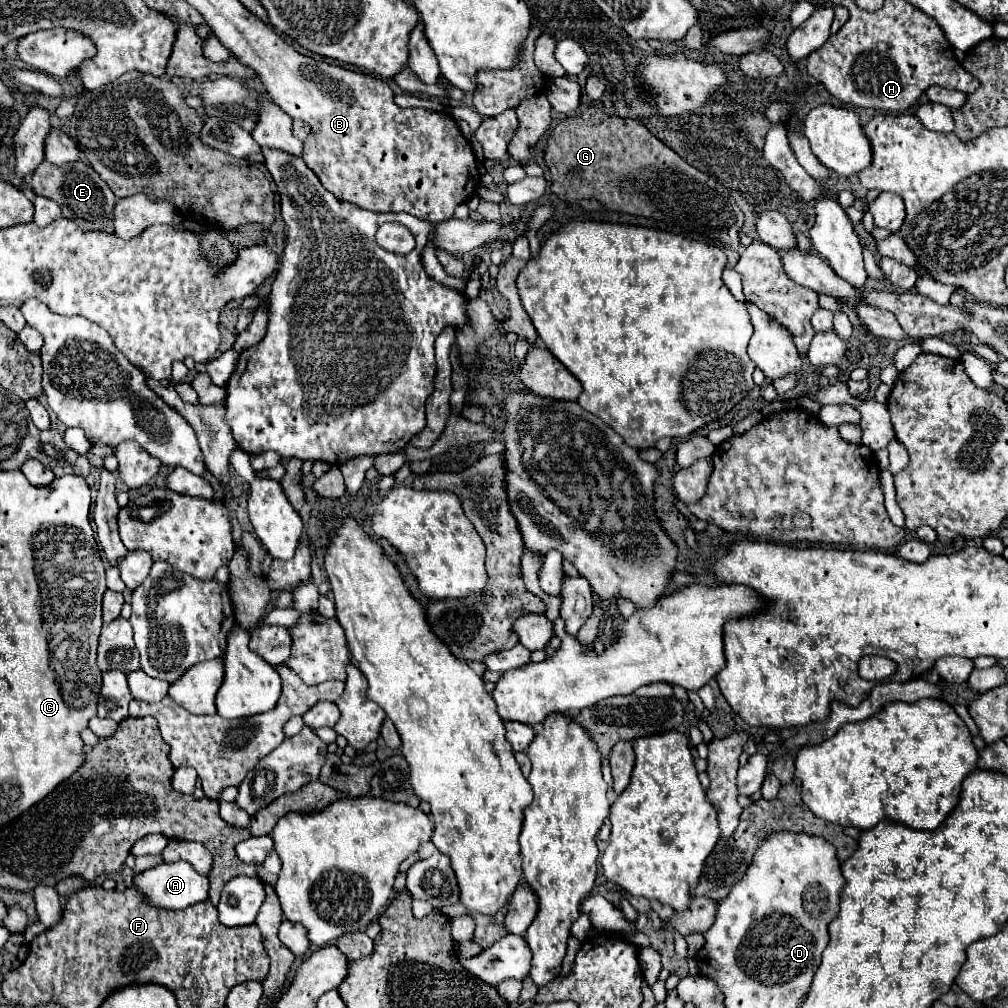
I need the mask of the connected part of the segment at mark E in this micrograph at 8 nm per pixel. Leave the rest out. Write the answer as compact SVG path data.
M42 162L34 176L32 176L32 188L38 196L50 198L58 202L64 218L76 222L84 230L98 230L98 232L112 232L112 210L116 204L116 196L112 190L104 184L104 180L96 174L96 170L84 162L64 164L64 166L52 166L50 162Z

